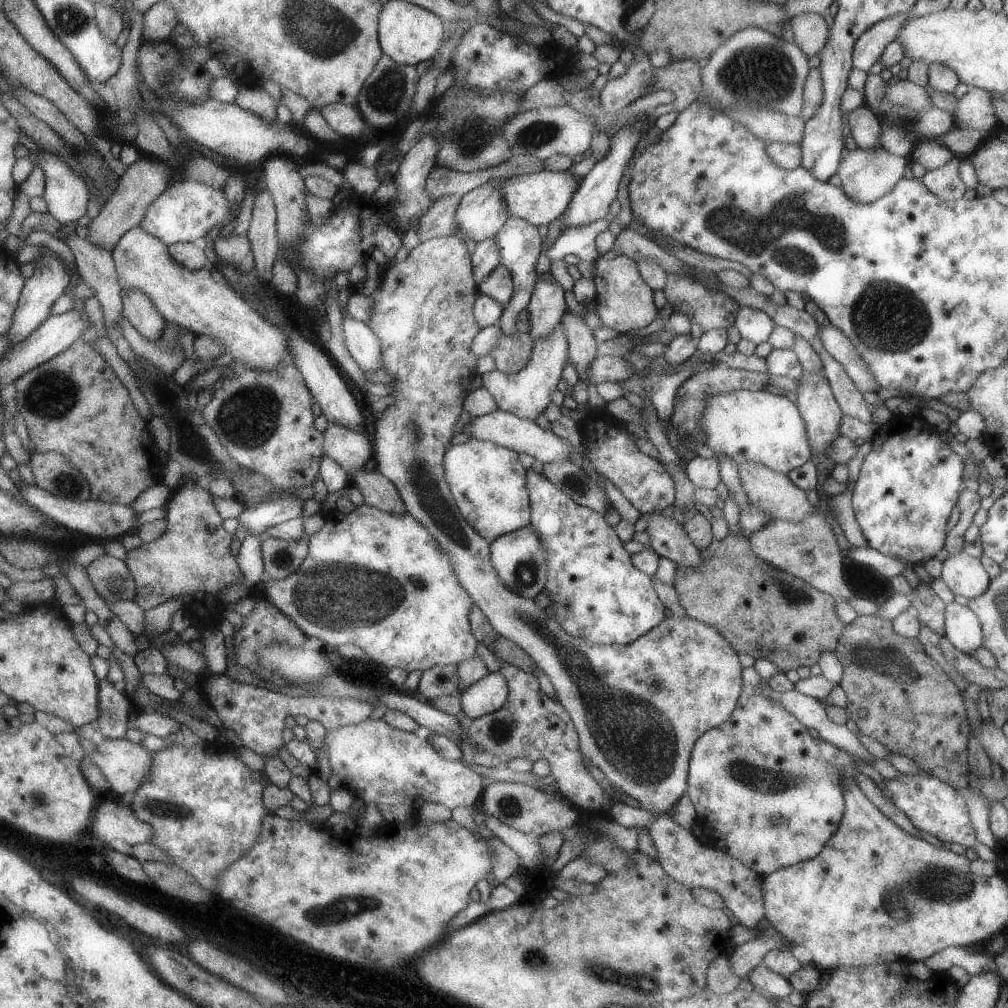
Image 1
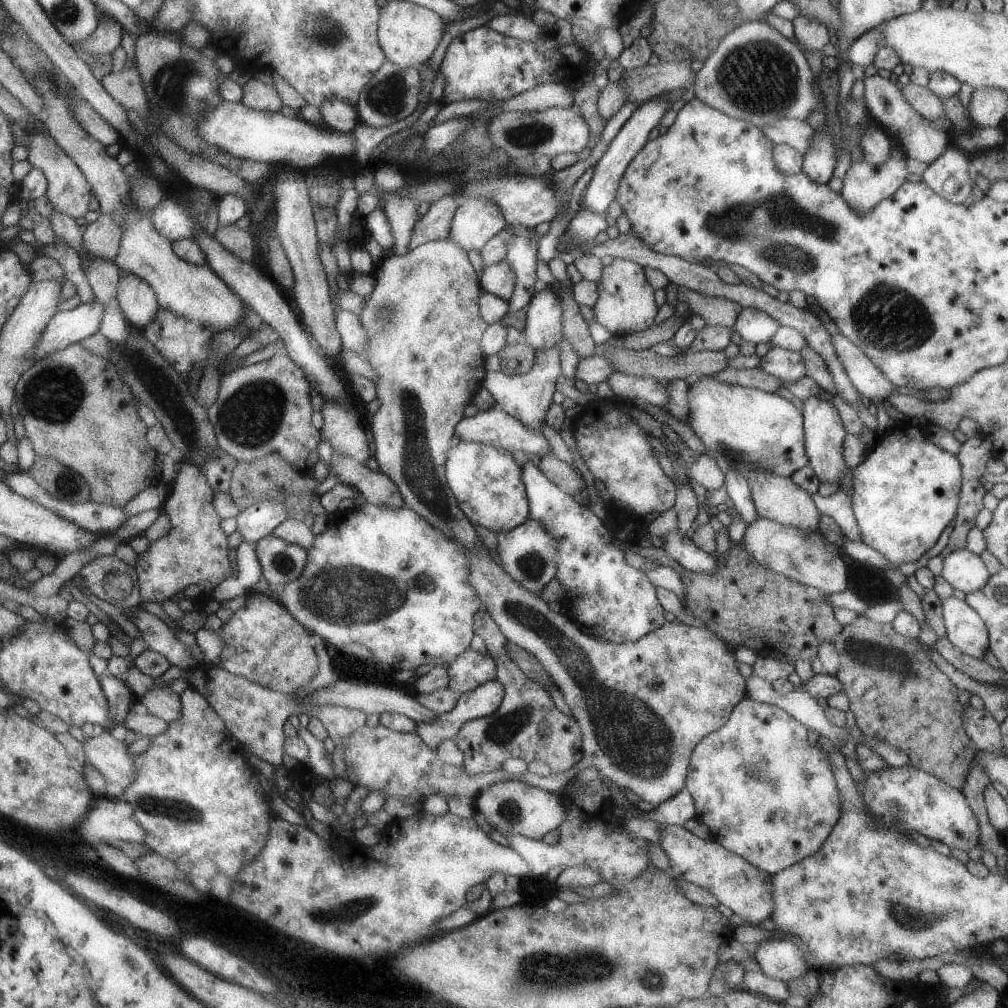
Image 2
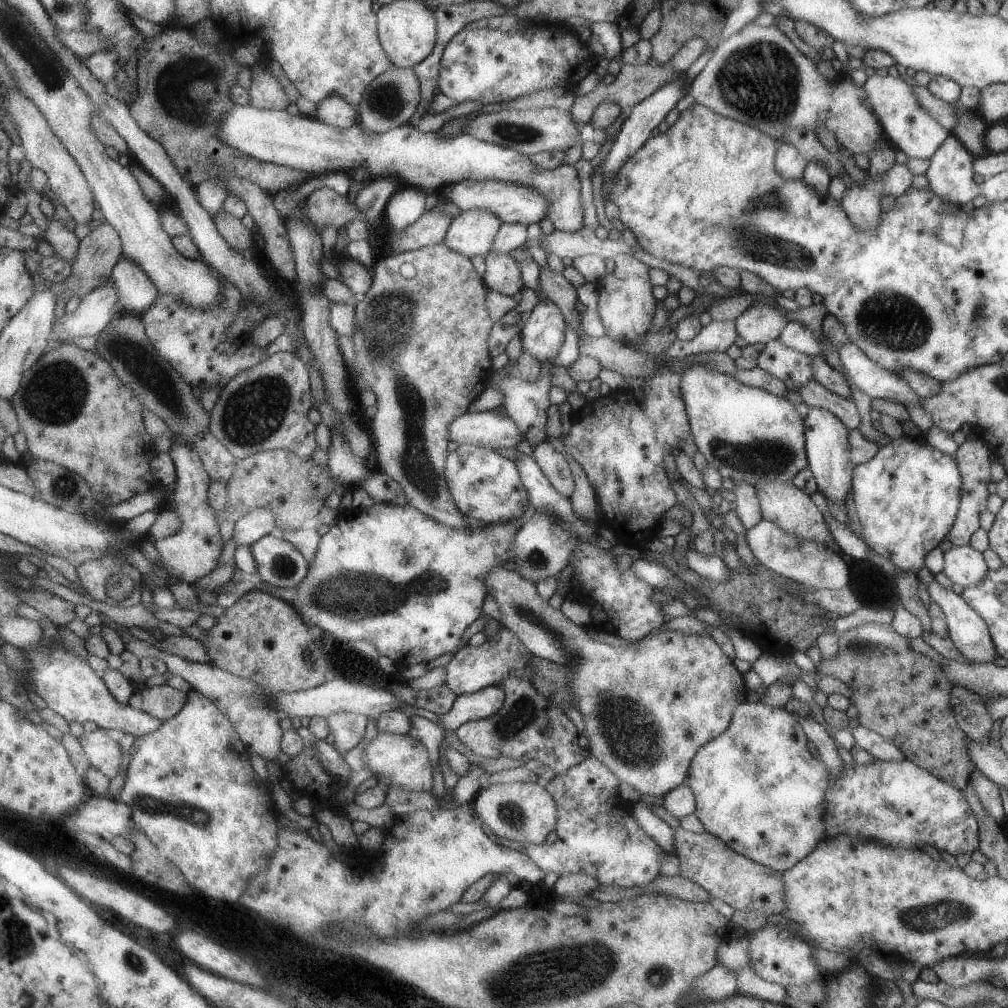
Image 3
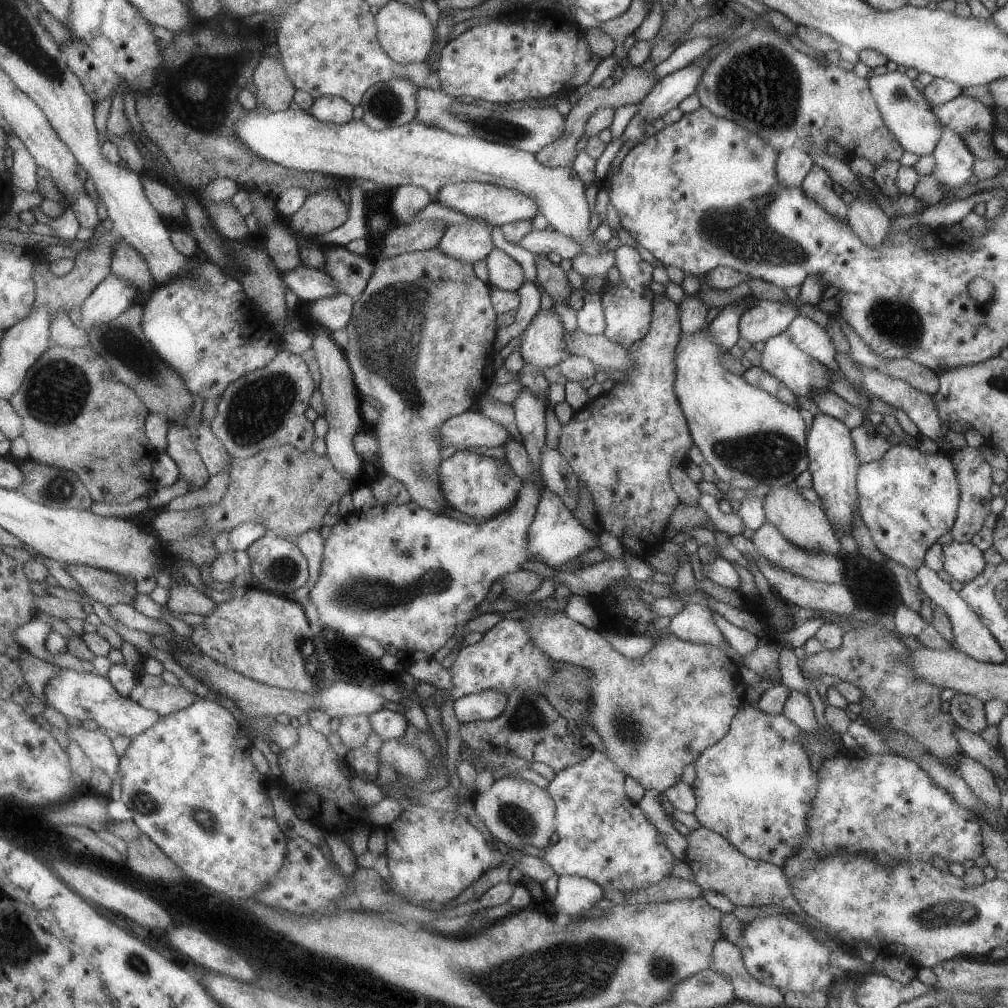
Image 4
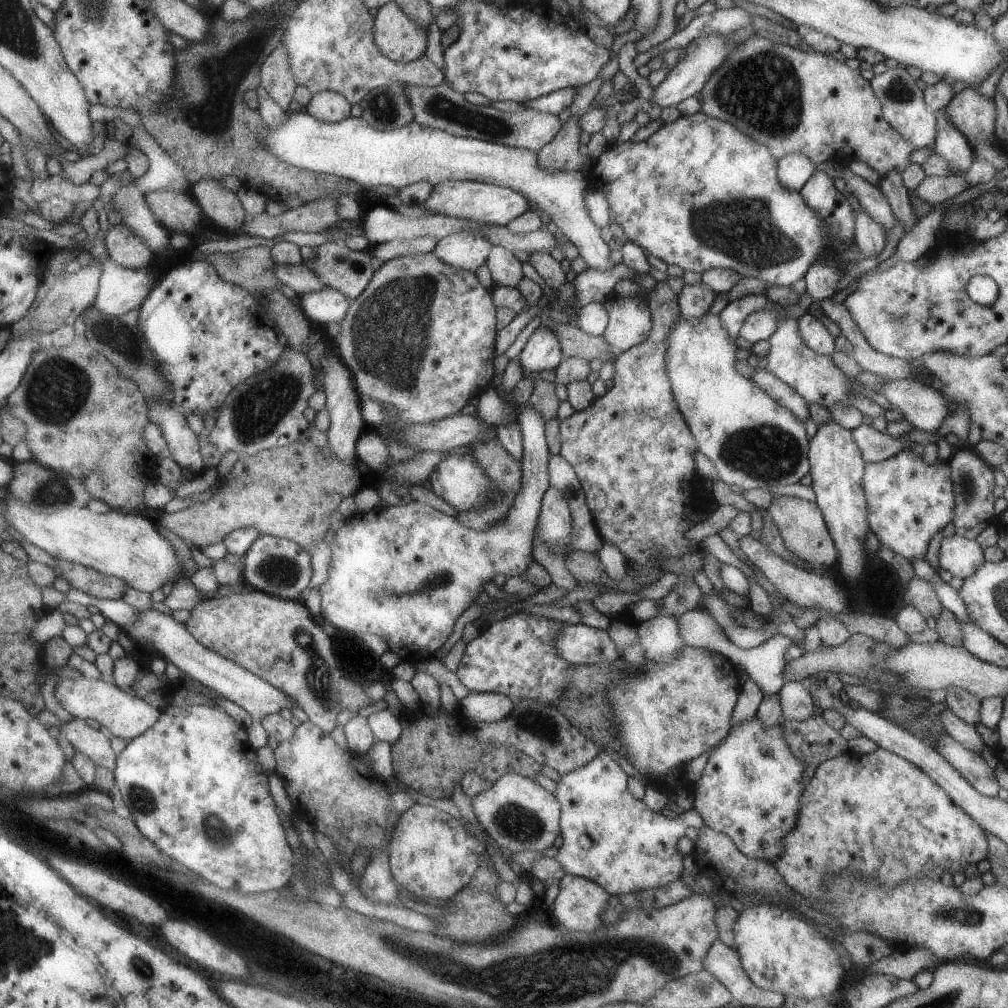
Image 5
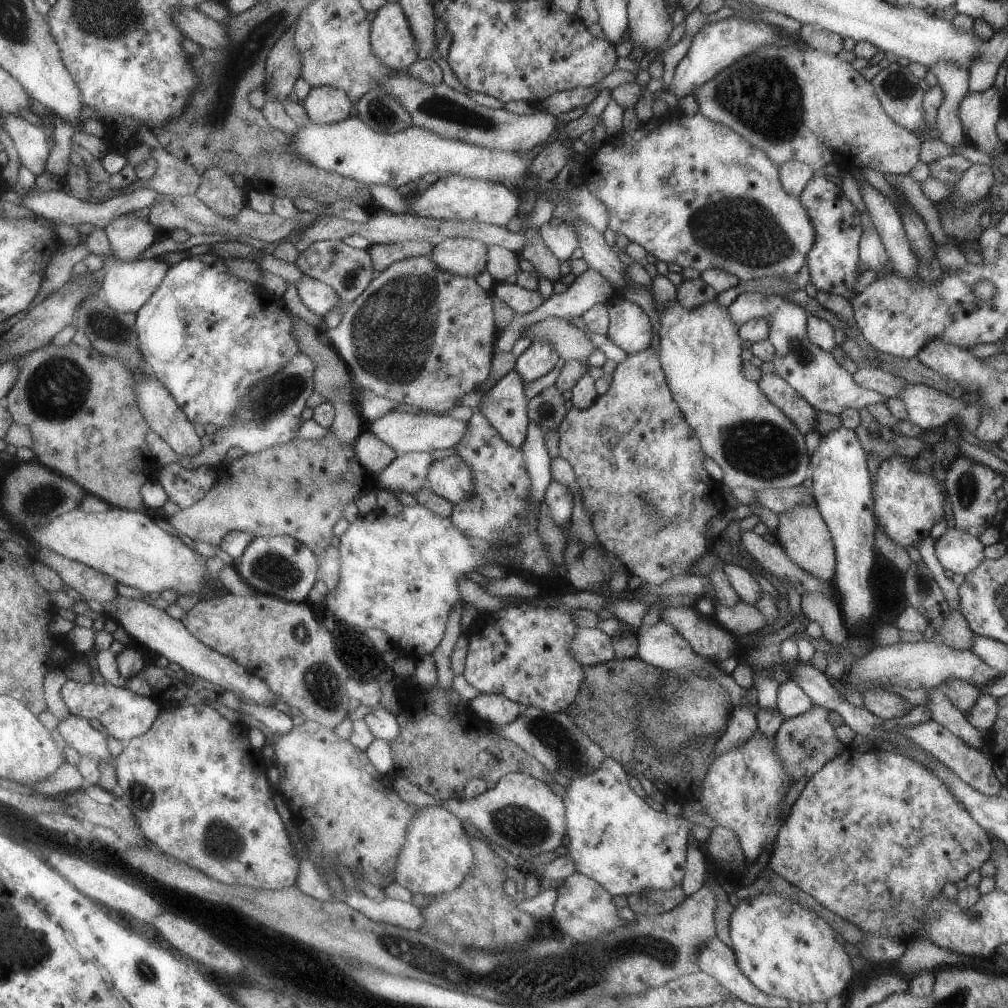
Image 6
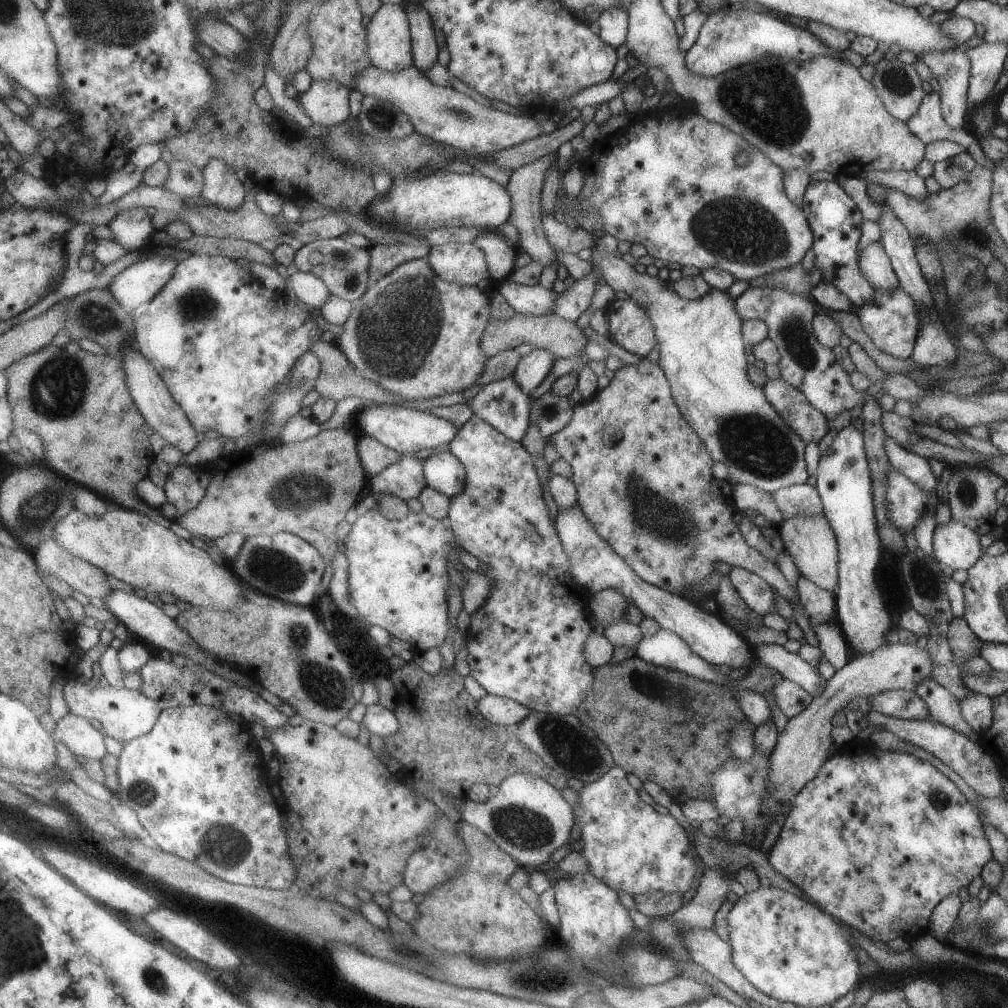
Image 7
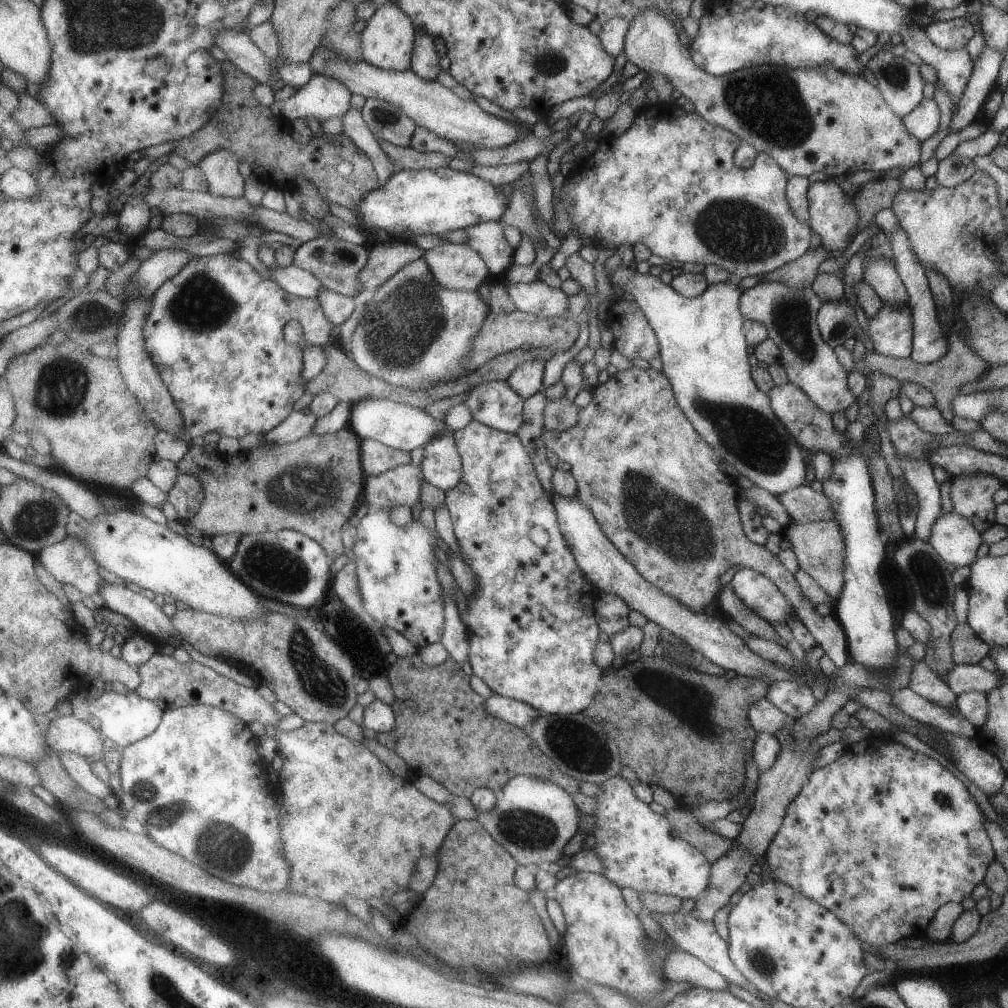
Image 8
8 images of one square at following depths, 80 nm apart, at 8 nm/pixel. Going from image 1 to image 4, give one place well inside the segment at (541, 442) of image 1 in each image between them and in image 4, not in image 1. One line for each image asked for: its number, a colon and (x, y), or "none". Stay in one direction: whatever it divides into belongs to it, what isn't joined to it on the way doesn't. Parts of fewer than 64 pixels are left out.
2: (493, 426)
3: (488, 429)
4: (471, 429)

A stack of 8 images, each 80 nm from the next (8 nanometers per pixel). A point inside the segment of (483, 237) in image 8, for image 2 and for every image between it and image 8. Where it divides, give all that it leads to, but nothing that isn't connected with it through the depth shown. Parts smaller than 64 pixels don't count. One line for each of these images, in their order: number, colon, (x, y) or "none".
2: (499, 278)
3: (502, 274)
4: (504, 272)
5: (506, 270)
6: (502, 264)
7: (501, 258)

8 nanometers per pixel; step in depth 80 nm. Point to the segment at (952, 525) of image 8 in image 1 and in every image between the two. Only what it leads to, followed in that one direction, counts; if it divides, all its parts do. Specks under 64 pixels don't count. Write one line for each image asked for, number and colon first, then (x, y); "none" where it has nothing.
1: (965, 575)
2: (964, 570)
3: (963, 565)
4: (963, 562)
5: (961, 557)
6: (958, 551)
7: (956, 546)

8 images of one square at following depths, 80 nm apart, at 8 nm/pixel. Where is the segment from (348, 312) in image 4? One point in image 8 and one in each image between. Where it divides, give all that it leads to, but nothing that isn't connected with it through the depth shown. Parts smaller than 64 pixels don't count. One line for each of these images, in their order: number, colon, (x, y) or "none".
5: (329, 306)
6: (319, 297)
7: (309, 288)
8: (297, 281)

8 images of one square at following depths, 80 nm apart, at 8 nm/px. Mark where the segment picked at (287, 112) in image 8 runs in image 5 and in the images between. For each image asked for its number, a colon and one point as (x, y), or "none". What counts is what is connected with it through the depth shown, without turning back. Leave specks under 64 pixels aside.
5: (328, 106)
6: (326, 105)
7: (327, 102)

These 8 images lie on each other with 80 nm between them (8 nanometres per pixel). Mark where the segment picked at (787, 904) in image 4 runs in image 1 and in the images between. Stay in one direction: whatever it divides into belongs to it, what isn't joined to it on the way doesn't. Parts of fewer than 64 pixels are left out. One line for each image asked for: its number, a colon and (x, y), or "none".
1: (639, 708)
2: (747, 890)
3: (745, 884)

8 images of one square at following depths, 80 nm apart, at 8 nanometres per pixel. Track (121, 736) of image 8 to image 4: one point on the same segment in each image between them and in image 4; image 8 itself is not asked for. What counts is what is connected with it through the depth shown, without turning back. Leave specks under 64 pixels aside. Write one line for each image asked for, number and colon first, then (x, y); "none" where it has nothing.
4: (85, 696)
5: (120, 712)
6: (128, 715)
7: (128, 714)

